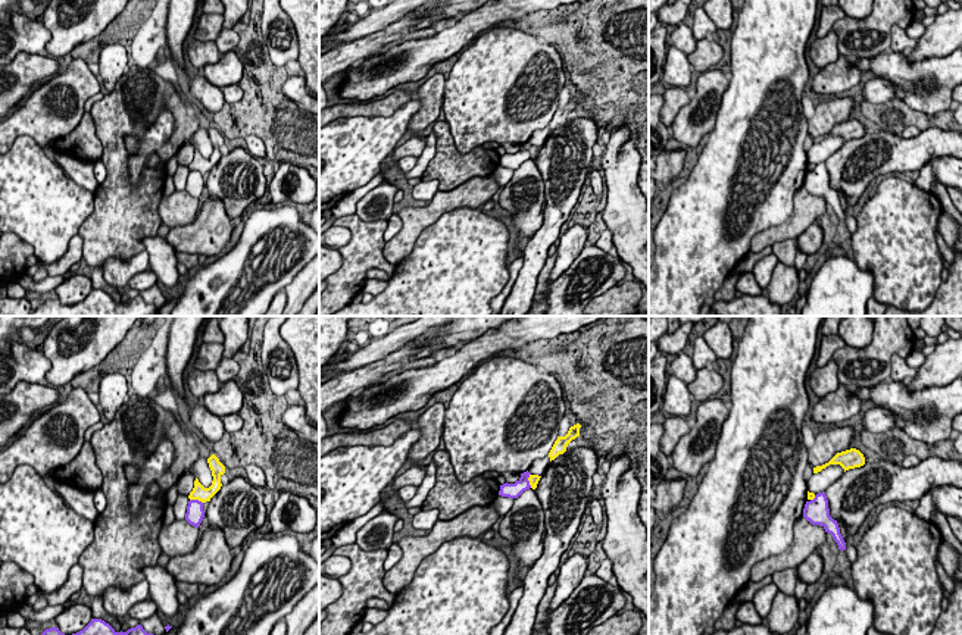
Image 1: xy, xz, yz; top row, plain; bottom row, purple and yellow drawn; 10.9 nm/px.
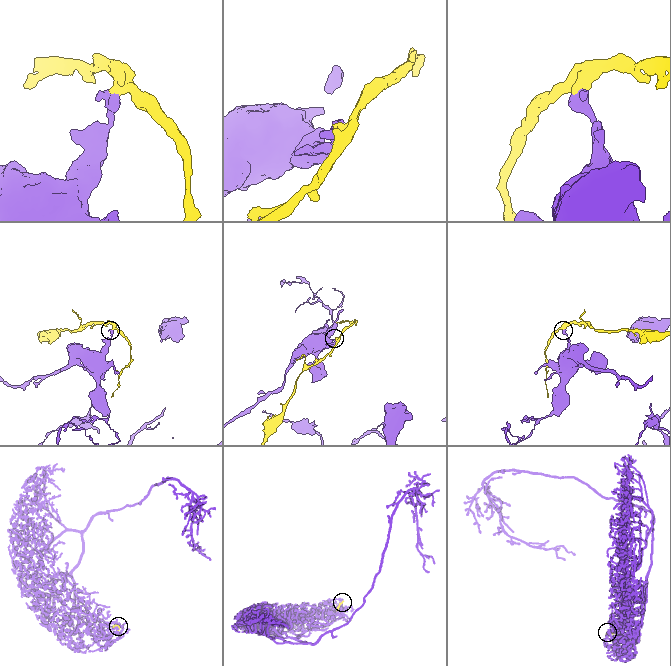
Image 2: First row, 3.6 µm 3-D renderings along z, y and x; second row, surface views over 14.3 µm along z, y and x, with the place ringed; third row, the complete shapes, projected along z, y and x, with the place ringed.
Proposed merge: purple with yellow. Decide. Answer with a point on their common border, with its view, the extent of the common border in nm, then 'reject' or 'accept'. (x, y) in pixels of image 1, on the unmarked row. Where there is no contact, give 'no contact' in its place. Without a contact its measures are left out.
xy (196, 171) | 150 nm | reject

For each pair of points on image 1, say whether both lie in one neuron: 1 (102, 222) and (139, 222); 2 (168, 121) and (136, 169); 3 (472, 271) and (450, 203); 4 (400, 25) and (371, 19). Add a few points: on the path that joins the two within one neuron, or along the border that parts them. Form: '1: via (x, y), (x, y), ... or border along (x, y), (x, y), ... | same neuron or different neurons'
1: via (111, 222), (130, 222) | same neuron
2: via (159, 133), (140, 158) | same neuron
3: border along (477, 207), (447, 210), (424, 230) | different neurons
4: border along (405, 15), (377, 31), (359, 37) | different neurons

